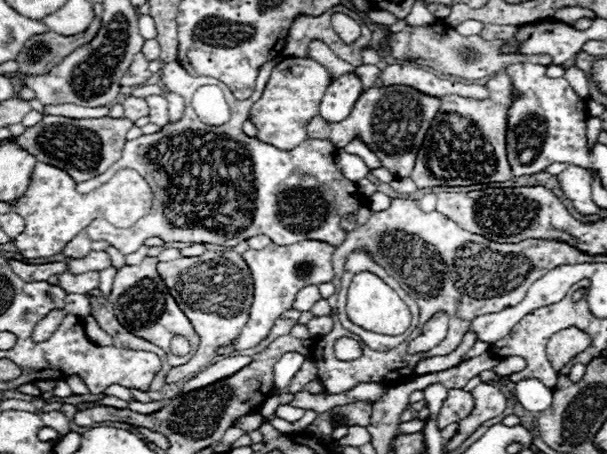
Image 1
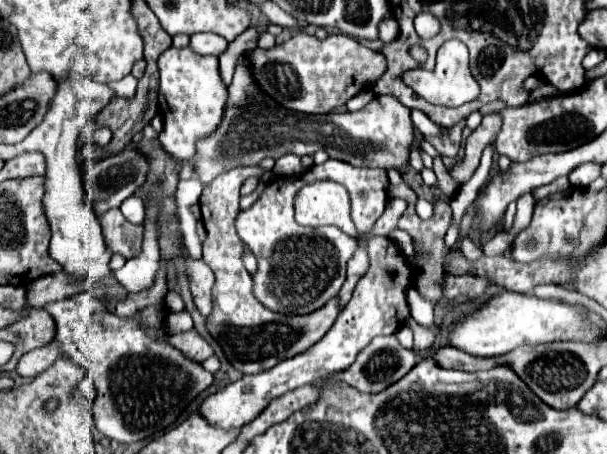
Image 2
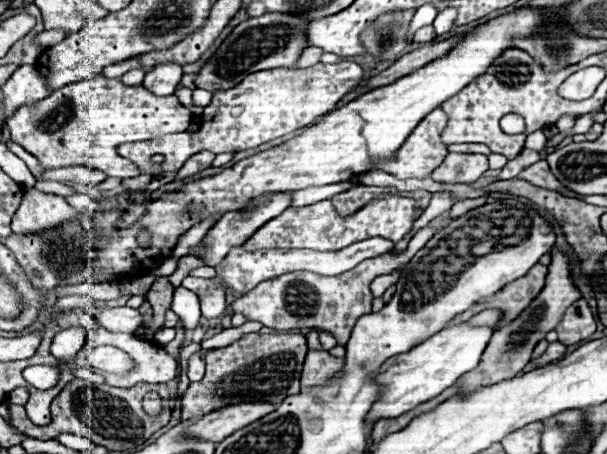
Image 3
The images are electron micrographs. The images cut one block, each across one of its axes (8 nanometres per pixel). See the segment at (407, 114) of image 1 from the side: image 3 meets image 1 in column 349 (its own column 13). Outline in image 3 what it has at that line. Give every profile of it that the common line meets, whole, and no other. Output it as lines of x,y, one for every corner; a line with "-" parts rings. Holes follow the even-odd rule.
98,74
90,80
62,86
60,90
54,90
50,94
50,98
44,98
42,102
34,102
32,106
22,106
6,122
6,126
8,126
10,134
14,136
14,144
22,146
26,152
36,156
46,170
62,168
62,166
92,166
92,168
98,168
104,174
114,176
114,178
134,178
140,172
136,170
136,166
130,160
118,156
116,148
124,142
132,142
132,140
150,140
150,138
158,138
162,134
184,132
184,130
188,130
190,120
192,120
190,110
184,108
176,96
156,98
142,84
126,86
126,84
122,84
120,78
106,78
104,74

